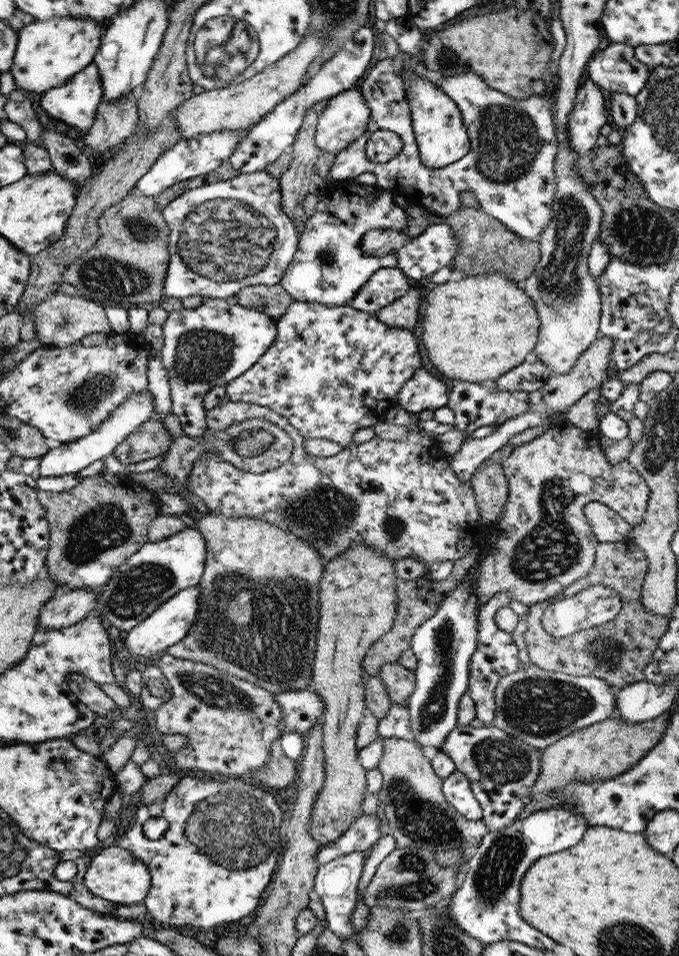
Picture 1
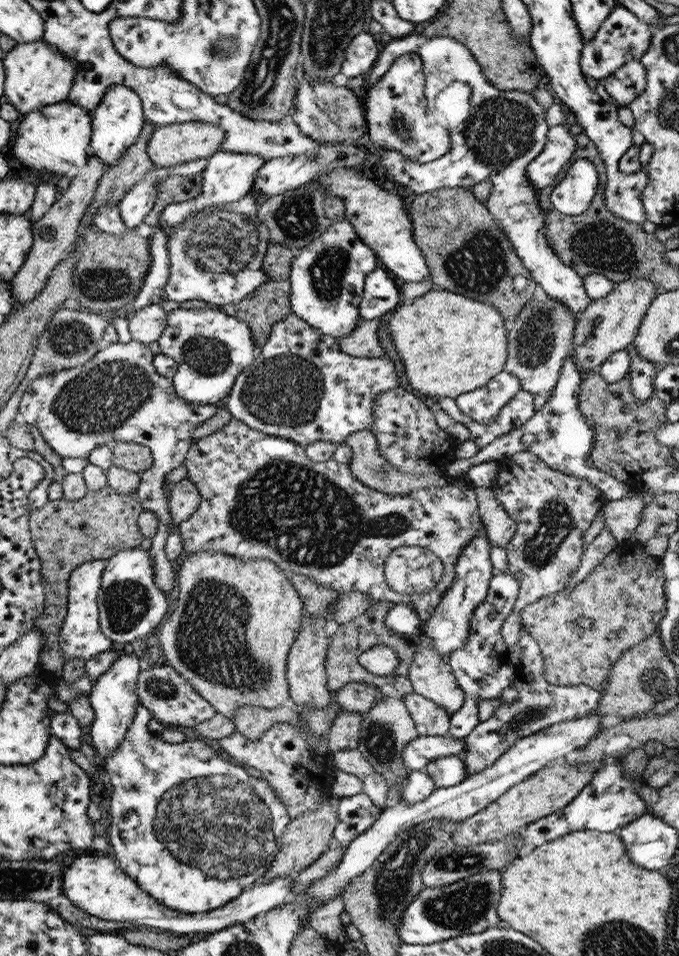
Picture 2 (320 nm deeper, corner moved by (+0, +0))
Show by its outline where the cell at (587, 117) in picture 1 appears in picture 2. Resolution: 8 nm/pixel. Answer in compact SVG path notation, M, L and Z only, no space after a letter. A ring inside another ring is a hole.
M565 118L559 126L550 127L544 150L526 167L533 188L546 188L559 181L576 150L575 135L566 127Z

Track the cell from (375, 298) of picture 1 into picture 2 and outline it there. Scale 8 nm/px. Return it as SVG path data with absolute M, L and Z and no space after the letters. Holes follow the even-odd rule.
M377 266L367 277L366 289L359 305L364 321L379 318L398 306L401 292L398 292L388 273L381 266Z

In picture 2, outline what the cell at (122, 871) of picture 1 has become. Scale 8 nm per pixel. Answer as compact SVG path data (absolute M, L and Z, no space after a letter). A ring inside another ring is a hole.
M77 853L77 857L64 867L62 880L63 893L68 900L76 908L92 916L112 920L124 927L132 923L134 927L137 925L150 926L172 934L186 935L203 932L207 935L246 922L276 906L289 902L294 897L291 893L291 882L299 874L300 872L279 876L268 882L256 881L252 888L240 893L230 904L205 913L192 914L176 912L152 898L152 895L140 887L130 874L127 874L122 867L118 868L110 856L100 858L100 856L84 856L82 853Z

